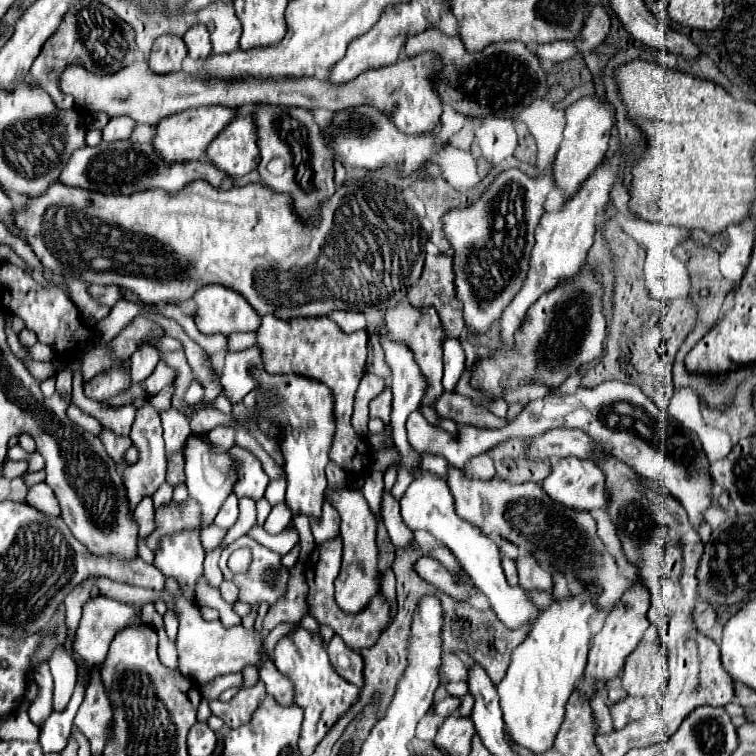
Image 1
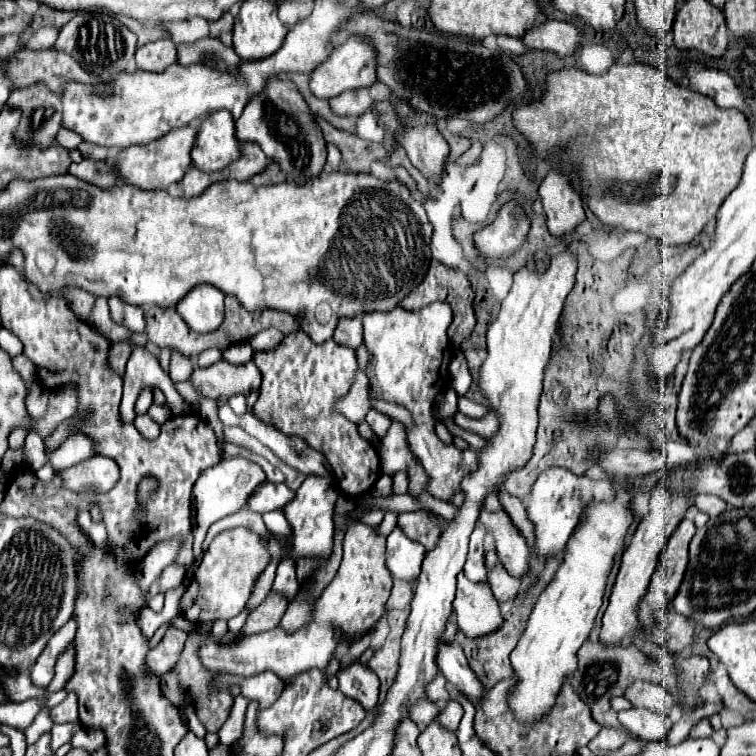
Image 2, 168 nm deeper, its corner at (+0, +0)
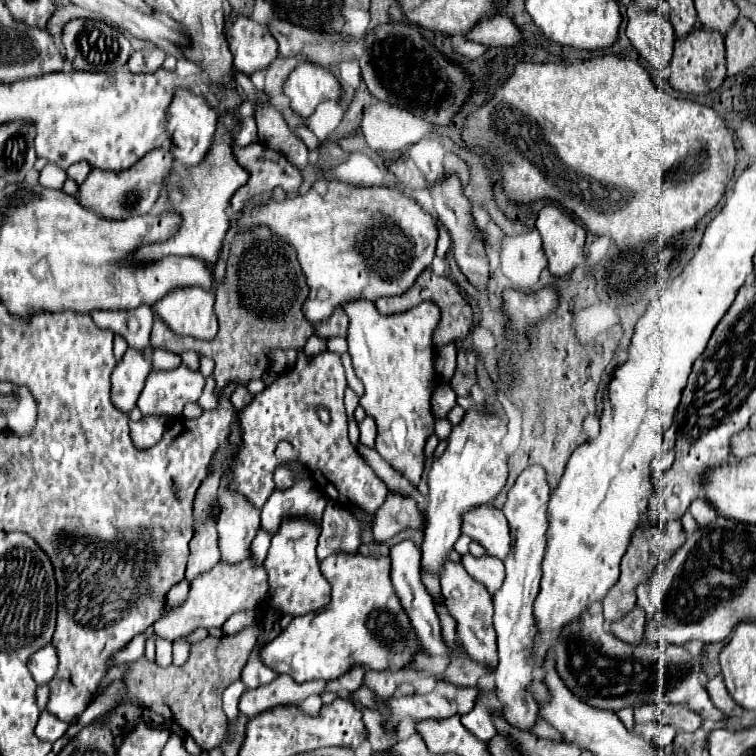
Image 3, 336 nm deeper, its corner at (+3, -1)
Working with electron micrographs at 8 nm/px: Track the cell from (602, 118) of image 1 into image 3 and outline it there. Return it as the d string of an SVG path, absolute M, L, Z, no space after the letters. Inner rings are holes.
M544 207L538 215L536 229L542 237L542 247L548 257L548 269L554 279L572 275L584 265L582 247L586 241L586 231L582 225L574 223L562 209Z

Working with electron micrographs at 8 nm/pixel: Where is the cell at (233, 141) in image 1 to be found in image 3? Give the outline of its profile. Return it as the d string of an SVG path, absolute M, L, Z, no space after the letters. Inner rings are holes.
M174 91L174 99L172 99L172 113L166 119L166 133L170 135L170 153L174 155L176 161L180 161L186 167L194 167L198 165L216 131L216 111L206 103L206 99L202 99L202 95L198 95L196 91Z

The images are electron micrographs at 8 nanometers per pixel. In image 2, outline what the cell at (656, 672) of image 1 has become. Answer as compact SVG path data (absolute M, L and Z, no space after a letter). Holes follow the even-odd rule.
M645 680L633 682L625 690L625 698L637 708L647 708L647 710L661 712L661 714L669 714L673 708L673 702L675 702L675 698L671 694L667 694L667 690L663 686L645 682Z

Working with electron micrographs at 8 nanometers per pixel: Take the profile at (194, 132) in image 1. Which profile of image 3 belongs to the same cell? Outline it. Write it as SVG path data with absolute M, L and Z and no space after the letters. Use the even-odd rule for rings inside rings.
M154 149L138 163L134 163L130 169L118 173L100 169L90 171L86 181L78 187L78 201L86 209L102 215L104 219L130 219L136 215L146 215L160 195L160 183L168 177L170 165L172 165L170 151Z

